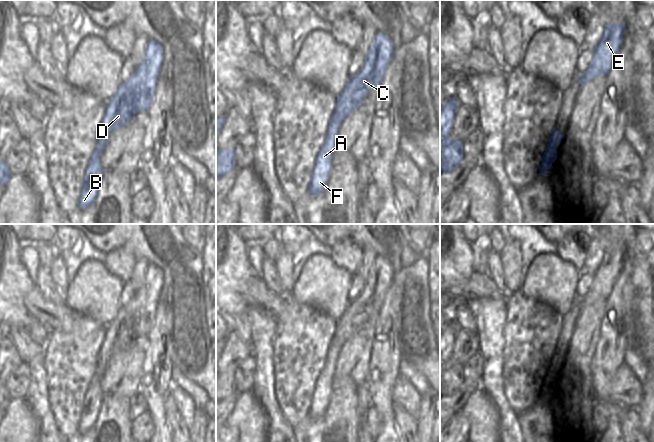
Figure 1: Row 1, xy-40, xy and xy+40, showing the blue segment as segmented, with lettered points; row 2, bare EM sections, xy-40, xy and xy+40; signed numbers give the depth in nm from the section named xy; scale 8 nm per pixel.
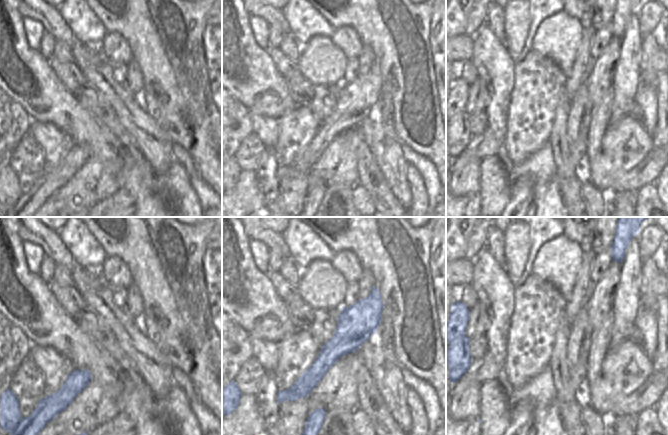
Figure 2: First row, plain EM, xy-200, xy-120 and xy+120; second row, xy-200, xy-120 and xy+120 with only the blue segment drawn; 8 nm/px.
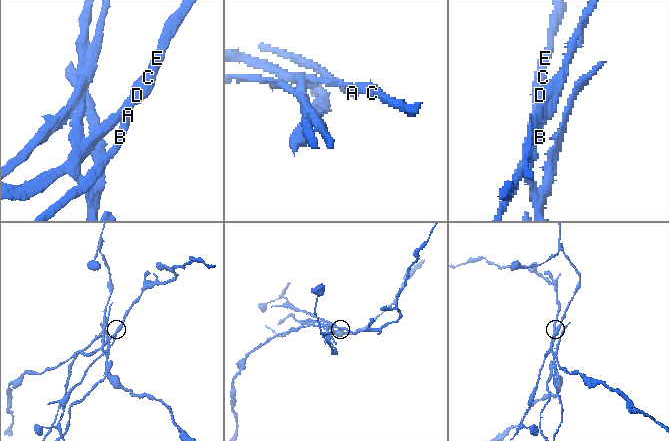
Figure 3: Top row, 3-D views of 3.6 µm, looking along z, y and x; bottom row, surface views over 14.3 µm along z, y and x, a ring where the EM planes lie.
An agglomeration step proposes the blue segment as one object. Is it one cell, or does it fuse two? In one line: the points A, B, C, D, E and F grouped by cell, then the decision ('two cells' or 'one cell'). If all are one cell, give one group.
A B F / C D E | two cells

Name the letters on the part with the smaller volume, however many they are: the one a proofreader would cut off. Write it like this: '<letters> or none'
A, B, F

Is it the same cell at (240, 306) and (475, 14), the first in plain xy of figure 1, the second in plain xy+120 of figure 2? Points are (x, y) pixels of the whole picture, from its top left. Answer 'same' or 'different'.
different

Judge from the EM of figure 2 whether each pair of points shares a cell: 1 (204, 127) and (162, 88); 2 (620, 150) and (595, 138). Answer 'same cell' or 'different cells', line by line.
1: same cell
2: different cells

